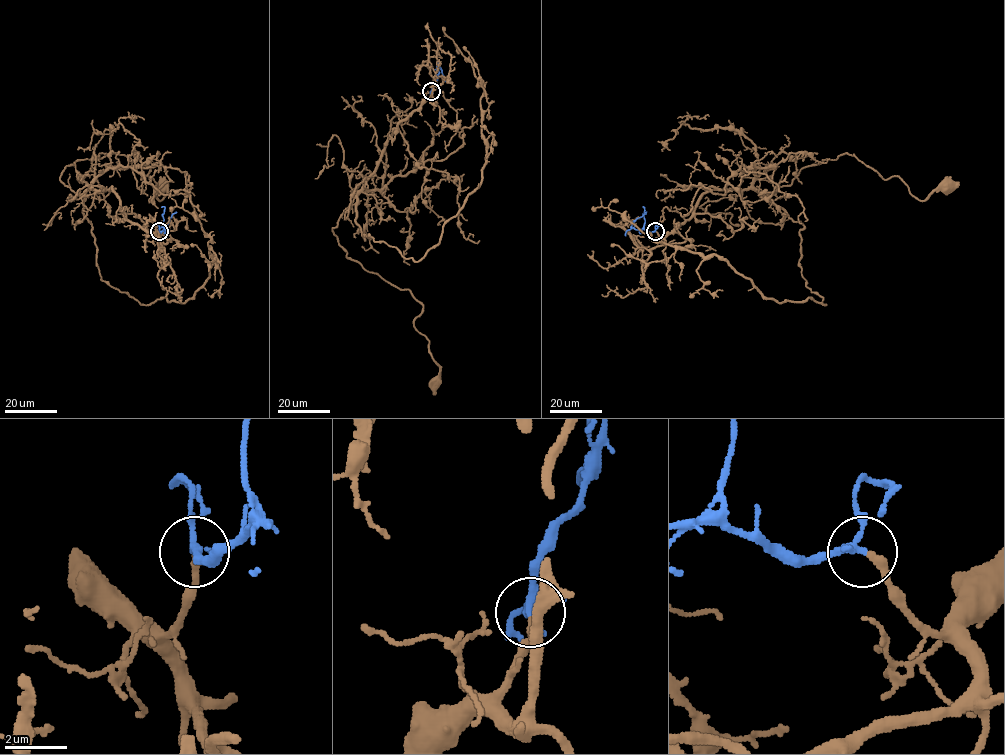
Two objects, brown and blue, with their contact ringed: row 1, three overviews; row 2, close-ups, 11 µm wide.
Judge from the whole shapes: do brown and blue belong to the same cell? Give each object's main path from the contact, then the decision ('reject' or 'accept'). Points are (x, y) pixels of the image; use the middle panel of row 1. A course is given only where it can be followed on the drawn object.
brown runs (431, 91), (393, 130), (332, 231), (348, 258), (422, 305), (414, 326), (429, 340), (436, 382); blue runs (431, 91), (439, 73), (437, 67), (448, 82); accept

